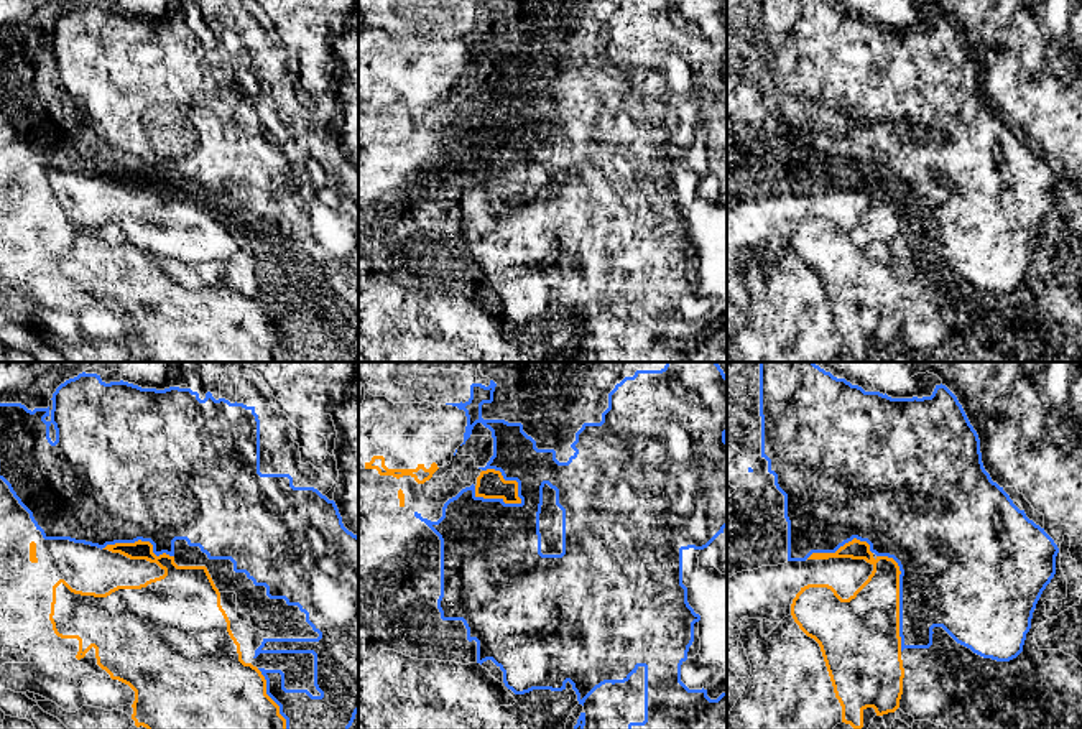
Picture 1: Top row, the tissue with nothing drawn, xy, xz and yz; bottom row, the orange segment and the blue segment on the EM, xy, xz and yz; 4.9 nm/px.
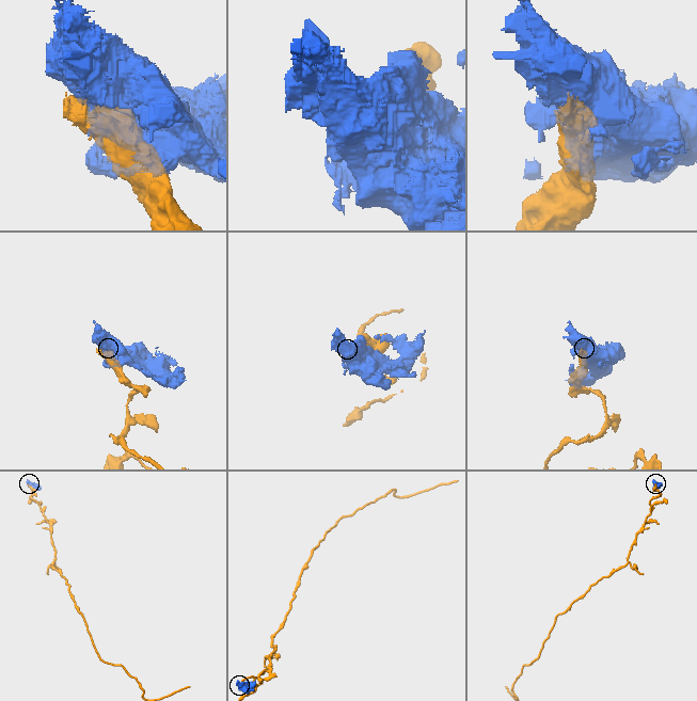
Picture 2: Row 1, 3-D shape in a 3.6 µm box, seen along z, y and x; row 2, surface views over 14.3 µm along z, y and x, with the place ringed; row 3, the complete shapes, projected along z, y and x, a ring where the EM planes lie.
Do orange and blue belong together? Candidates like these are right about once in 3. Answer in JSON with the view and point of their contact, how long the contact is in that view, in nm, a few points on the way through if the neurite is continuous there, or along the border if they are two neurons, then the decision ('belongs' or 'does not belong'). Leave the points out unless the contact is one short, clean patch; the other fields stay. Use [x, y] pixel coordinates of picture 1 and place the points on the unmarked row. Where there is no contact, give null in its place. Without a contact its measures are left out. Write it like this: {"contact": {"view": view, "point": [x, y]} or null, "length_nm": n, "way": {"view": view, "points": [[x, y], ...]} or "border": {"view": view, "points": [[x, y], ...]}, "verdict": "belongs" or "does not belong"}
{"contact": {"view": "xz", "point": [499, 129]}, "length_nm": 260, "verdict": "does not belong"}

